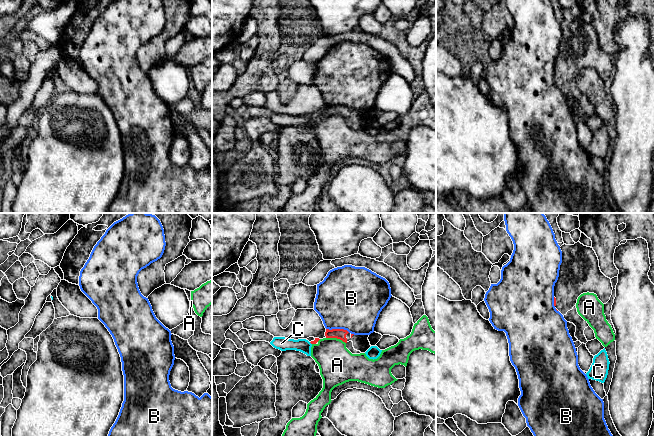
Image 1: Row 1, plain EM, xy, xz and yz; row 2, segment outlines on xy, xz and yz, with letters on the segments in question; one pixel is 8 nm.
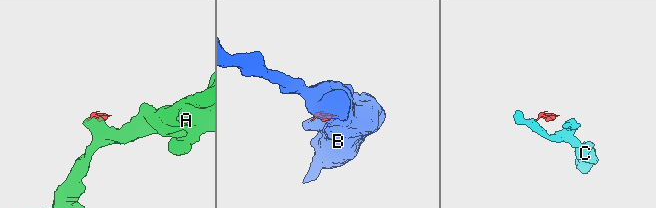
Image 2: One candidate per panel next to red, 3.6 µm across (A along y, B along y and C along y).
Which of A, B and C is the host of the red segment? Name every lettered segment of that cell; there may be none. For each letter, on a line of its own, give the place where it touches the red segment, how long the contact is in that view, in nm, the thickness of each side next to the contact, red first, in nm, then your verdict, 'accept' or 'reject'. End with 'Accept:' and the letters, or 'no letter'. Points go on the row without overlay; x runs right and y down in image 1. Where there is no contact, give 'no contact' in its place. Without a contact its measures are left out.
A: xz (336, 113) | 170 nm | 80/300 nm | reject
B: xz (338, 105) | 190 nm | 80/480 nm | reject
C: no contact | reject
Accept: no letter

